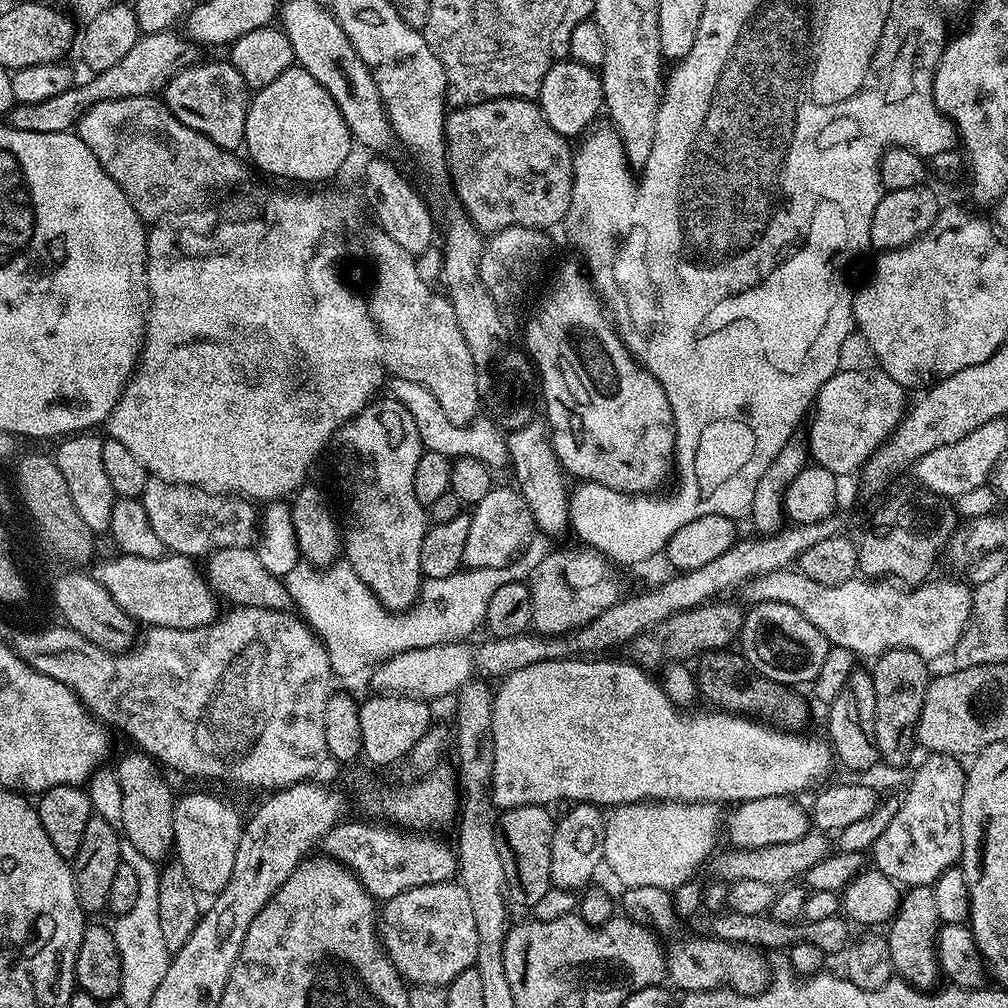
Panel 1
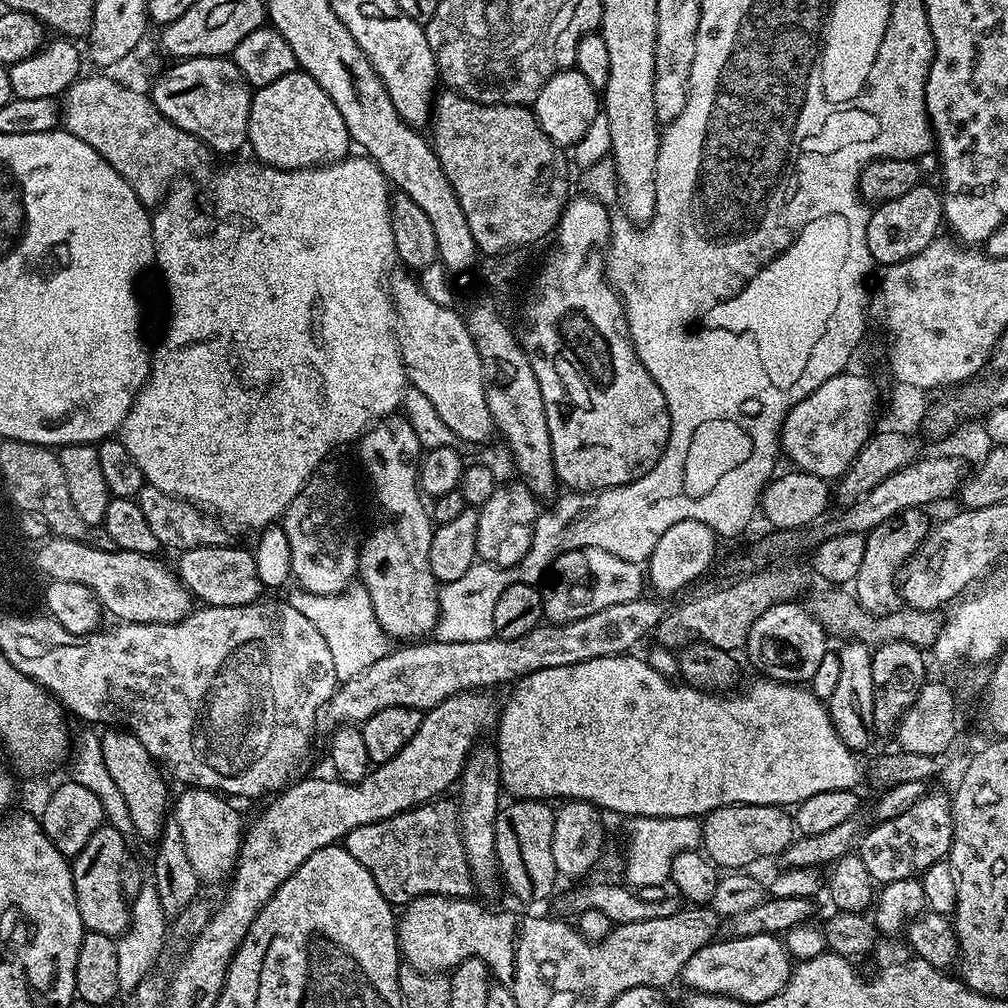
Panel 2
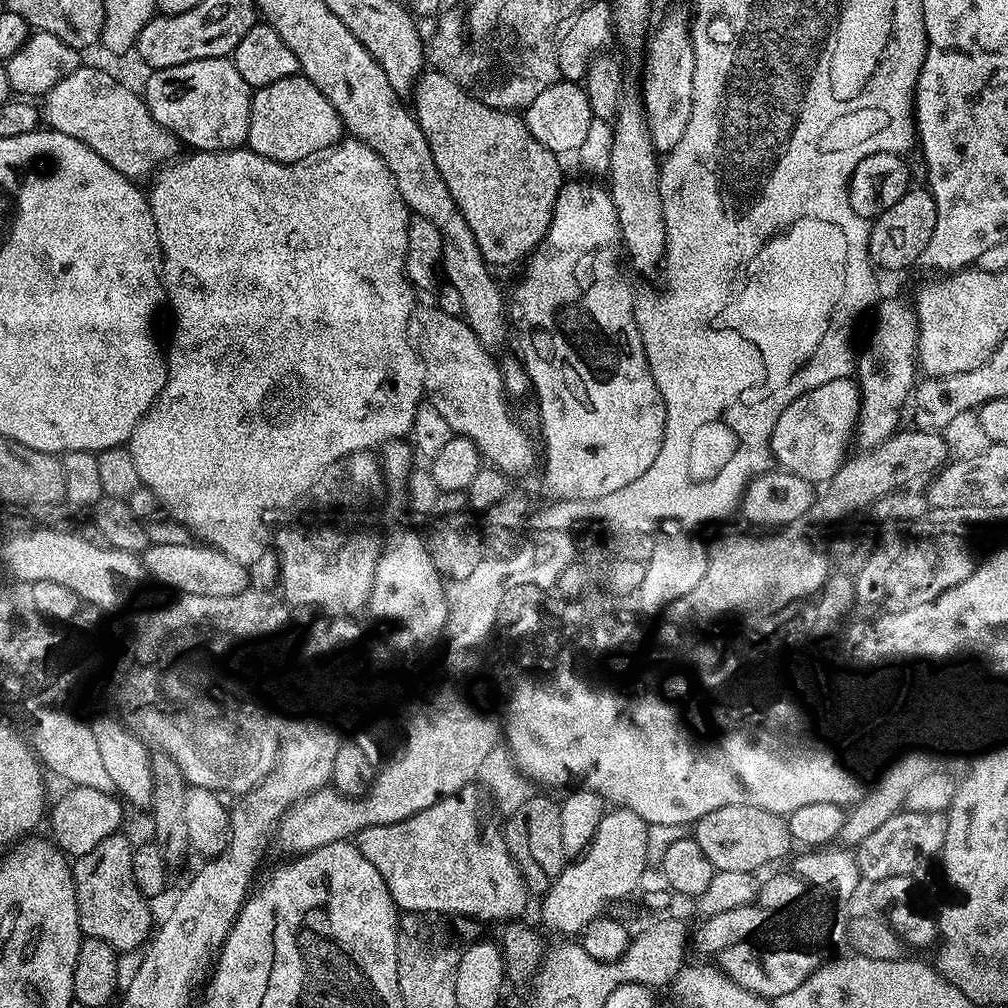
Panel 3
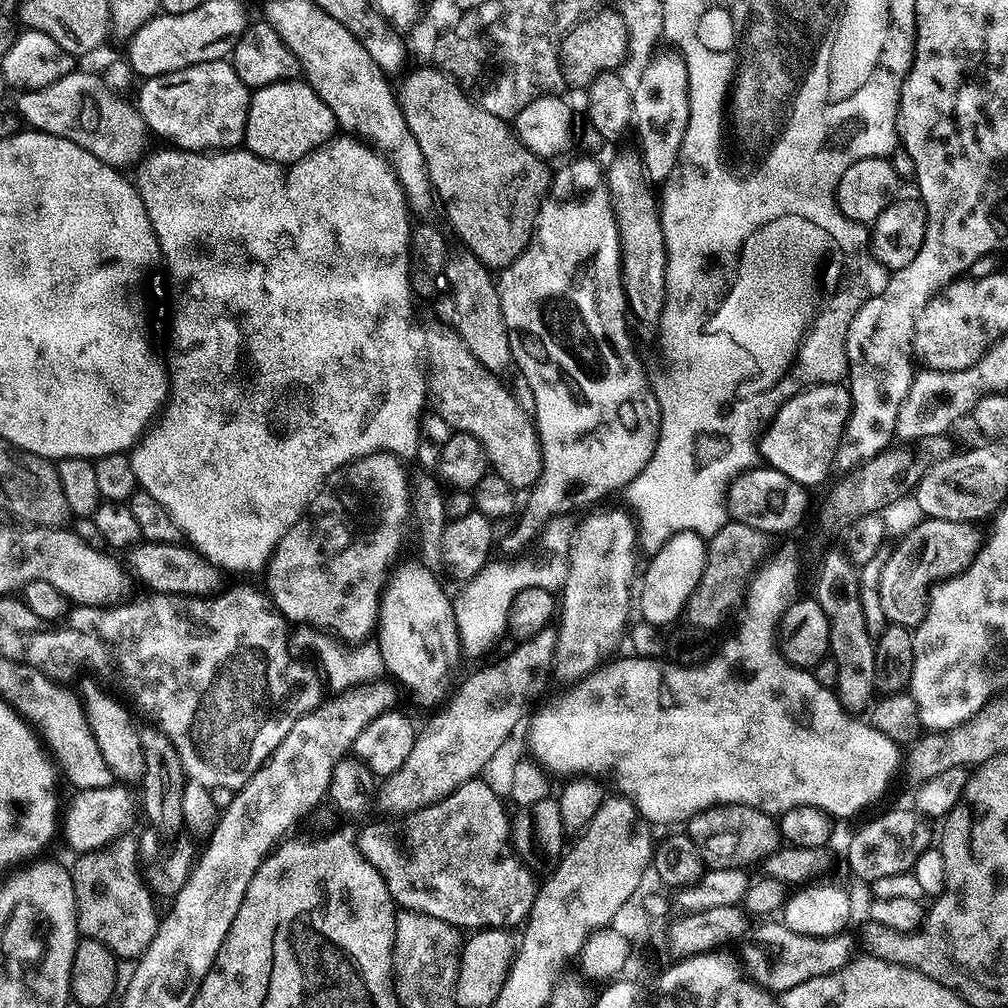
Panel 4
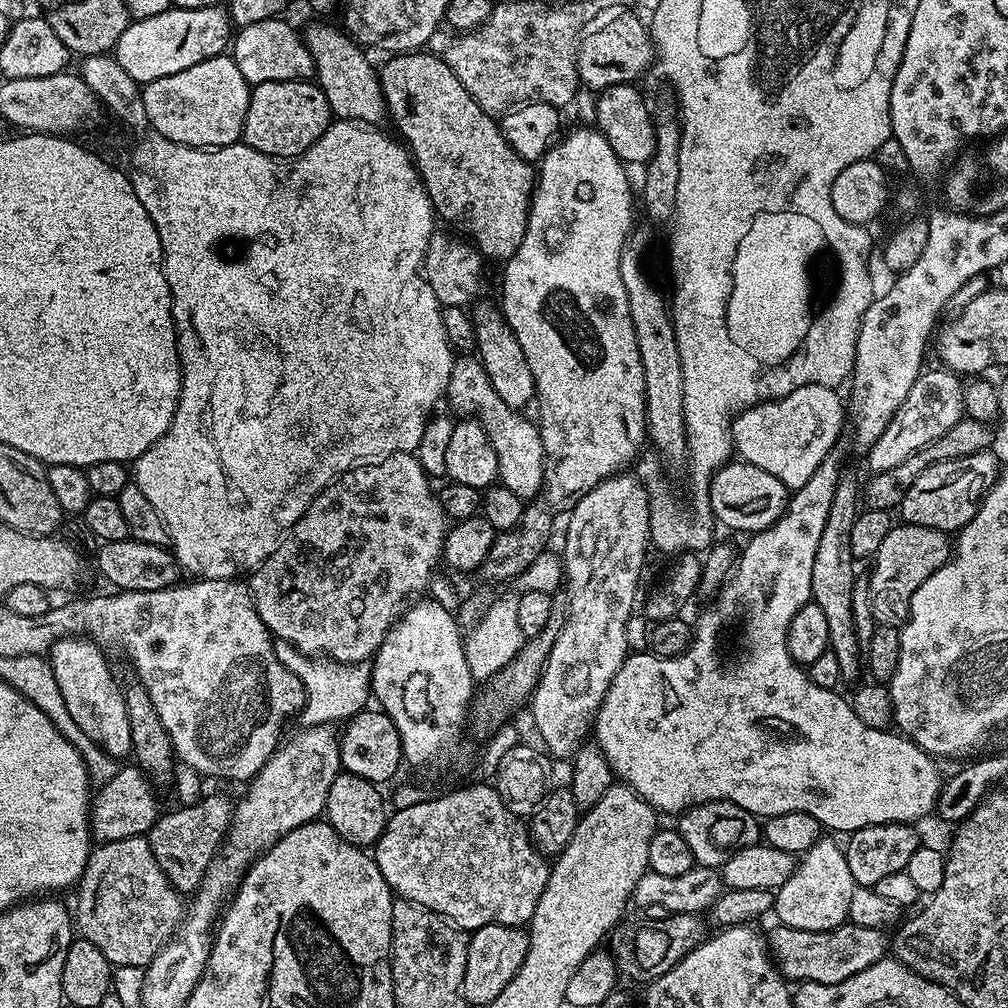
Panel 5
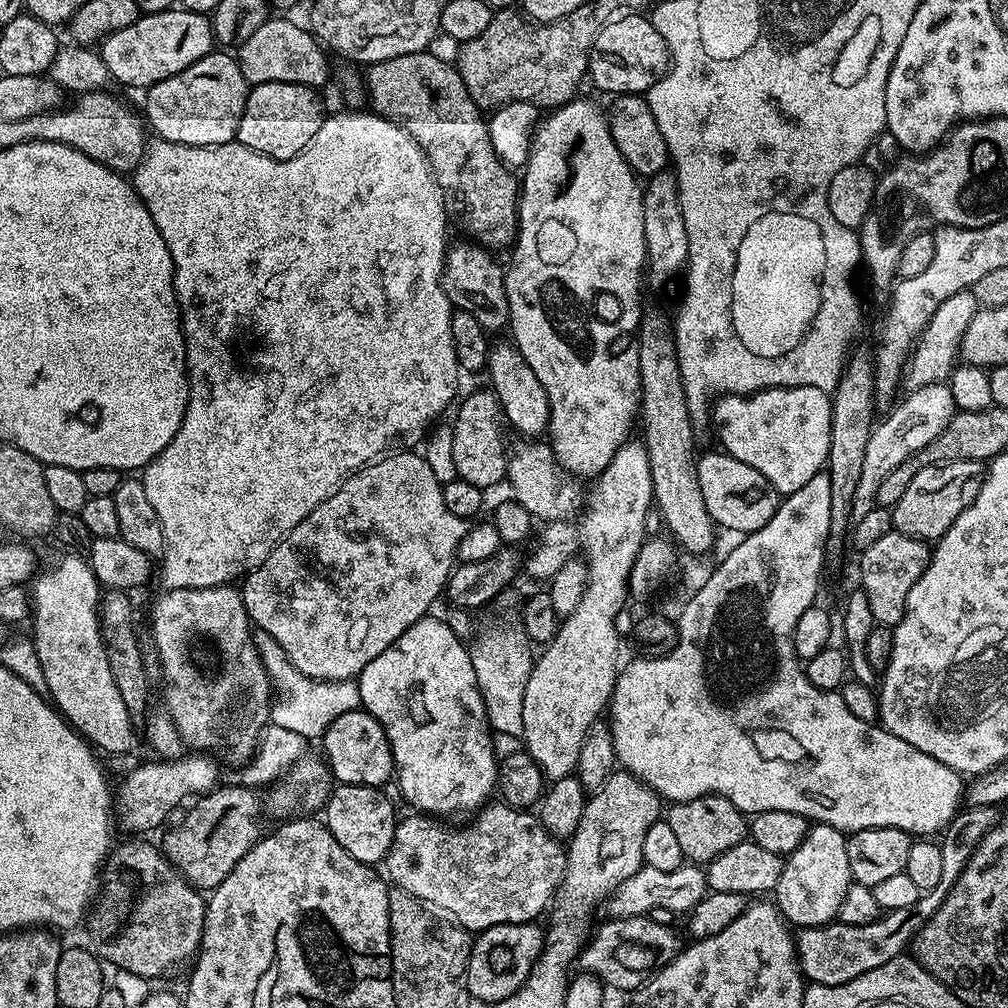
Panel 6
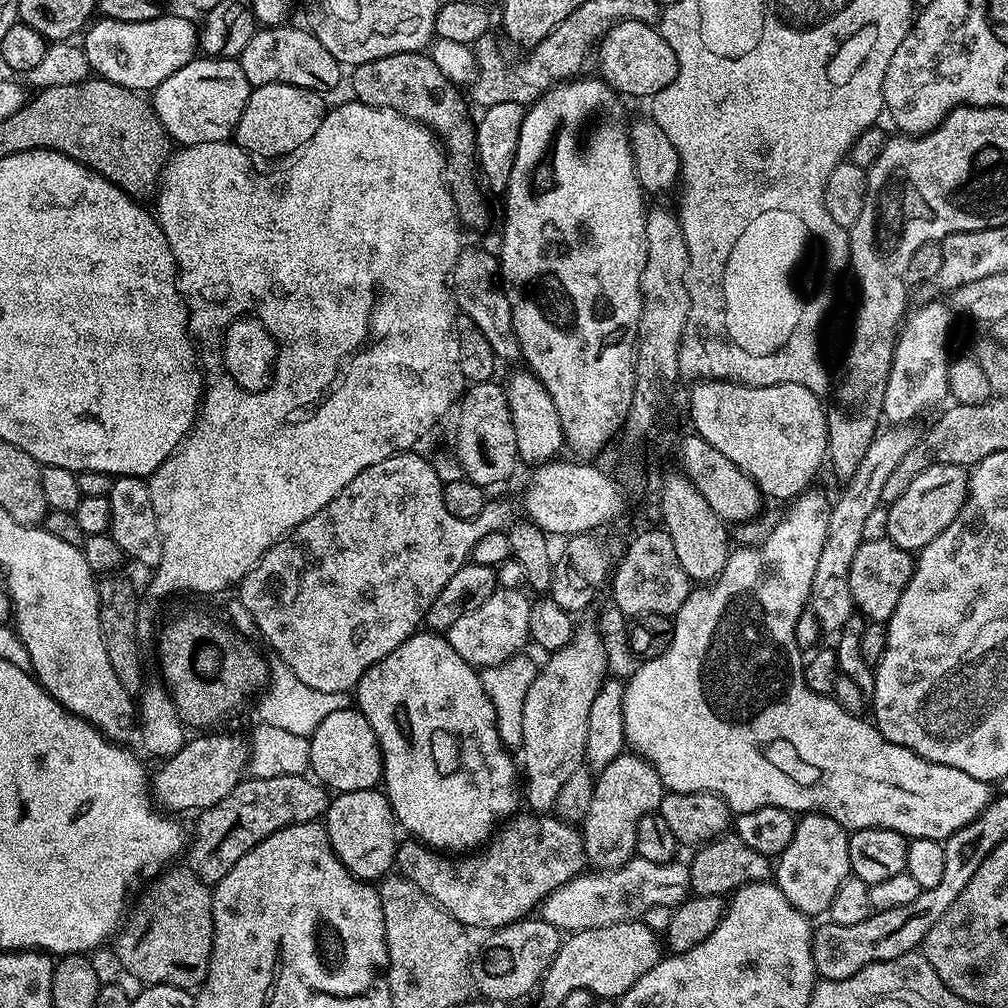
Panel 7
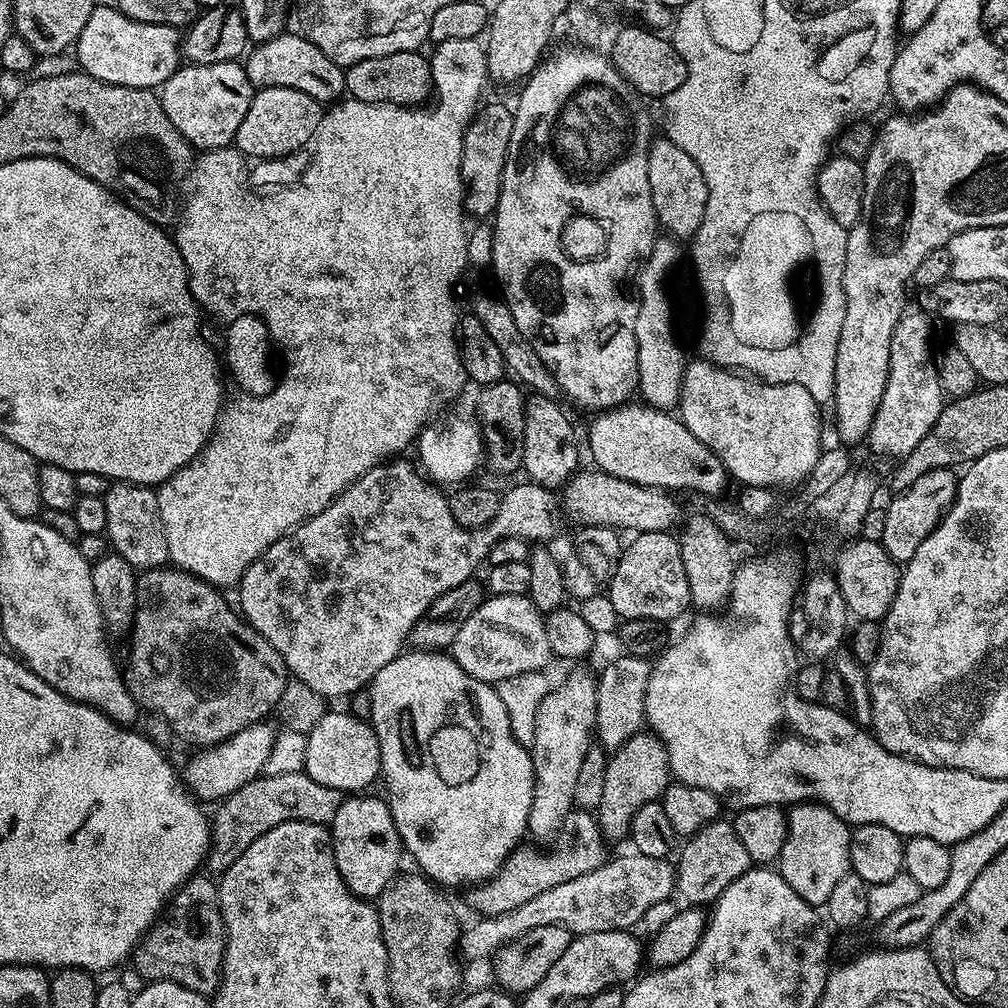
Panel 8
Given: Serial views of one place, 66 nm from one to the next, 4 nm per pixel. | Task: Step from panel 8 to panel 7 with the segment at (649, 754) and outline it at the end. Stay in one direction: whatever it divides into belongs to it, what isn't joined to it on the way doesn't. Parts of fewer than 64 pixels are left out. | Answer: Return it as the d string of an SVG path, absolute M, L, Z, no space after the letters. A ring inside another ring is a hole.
M631 750L614 758L595 781L594 798L590 798L590 810L586 810L582 821L588 864L596 870L620 868L636 856L638 822L659 809L666 789L655 766Z

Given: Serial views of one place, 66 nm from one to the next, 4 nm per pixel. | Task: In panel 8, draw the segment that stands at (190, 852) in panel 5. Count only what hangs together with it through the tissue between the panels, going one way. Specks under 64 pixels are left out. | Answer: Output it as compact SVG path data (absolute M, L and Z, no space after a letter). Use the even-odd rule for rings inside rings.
M304 771L256 777L228 796L217 807L221 808L217 810L216 816L214 812L211 817L212 846L206 857L207 871L222 874L244 853L250 842L262 838L262 834L274 830L274 826L282 826L282 822L297 820L331 825L334 814L338 814L338 806L342 806L345 798L345 793L323 786Z

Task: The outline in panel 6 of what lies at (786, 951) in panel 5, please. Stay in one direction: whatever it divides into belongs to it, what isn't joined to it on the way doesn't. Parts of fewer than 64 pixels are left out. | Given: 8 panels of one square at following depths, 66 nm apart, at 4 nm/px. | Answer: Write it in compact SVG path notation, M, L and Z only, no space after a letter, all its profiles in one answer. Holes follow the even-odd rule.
M965 807L956 813L951 824L944 829L939 841L942 850L942 882L934 886L934 890L925 892L914 902L914 906L906 906L906 910L884 912L880 919L866 926L850 926L839 922L818 925L816 928L801 928L796 941L796 959L805 981L819 986L825 984L831 988L839 988L850 983L854 978L866 974L870 970L878 970L878 966L886 966L890 958L901 955L904 948L915 941L924 923L942 906L942 902L950 894L950 890L976 853L976 848L983 842L984 835L998 823L998 812L995 807Z

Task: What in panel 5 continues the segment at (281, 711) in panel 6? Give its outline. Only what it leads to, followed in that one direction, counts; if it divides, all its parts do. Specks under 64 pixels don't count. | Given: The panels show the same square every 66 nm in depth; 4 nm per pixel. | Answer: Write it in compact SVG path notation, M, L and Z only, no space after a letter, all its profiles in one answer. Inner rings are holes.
M276 640L272 649L278 660L303 682L306 702L298 718L305 727L347 721L369 705L367 702L372 698L372 665L369 661L344 664L328 657L308 657L285 640Z

